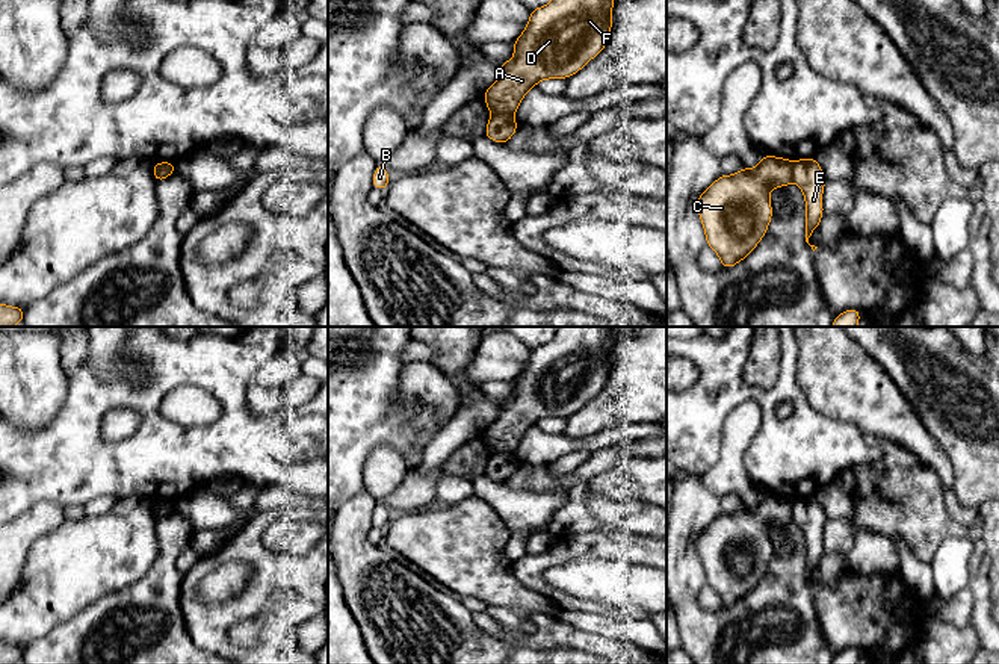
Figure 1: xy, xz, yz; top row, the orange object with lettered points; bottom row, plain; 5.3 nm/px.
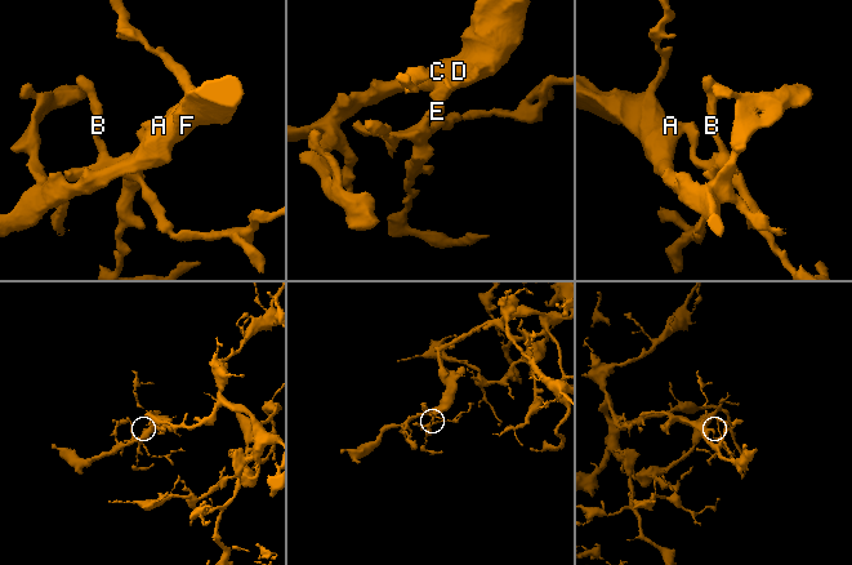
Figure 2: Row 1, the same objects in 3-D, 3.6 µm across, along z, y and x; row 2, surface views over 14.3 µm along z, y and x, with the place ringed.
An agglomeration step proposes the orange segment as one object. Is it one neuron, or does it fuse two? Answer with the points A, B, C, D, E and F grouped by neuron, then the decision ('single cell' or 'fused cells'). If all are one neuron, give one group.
A C D F / B E; fused cells

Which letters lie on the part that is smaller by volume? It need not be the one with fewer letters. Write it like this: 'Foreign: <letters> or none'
Foreign: B, E

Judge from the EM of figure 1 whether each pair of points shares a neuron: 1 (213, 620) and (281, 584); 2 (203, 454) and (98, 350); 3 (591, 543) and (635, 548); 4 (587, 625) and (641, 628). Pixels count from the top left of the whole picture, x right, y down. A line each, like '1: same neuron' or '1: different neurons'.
1: same neuron
2: different neurons
3: same neuron
4: same neuron

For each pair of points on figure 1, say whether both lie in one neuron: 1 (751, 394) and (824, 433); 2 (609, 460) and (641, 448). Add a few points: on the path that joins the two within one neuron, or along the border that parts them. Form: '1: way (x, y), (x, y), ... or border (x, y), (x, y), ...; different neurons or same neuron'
1: way (770, 395), (788, 395), (806, 415); same neuron
2: way (617, 453), (634, 448); same neuron

